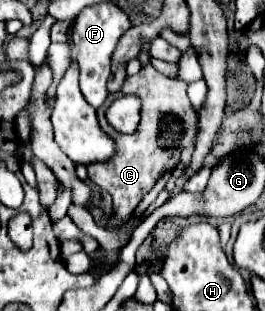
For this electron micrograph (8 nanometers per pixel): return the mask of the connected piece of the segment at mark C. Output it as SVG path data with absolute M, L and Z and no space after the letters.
M144 65L140 69L138 75L128 77L124 87L122 87L122 95L136 95L142 101L142 109L140 109L140 123L136 127L136 131L132 135L124 135L118 133L116 129L112 129L106 121L106 107L120 97L118 95L110 95L108 101L98 109L98 119L102 129L114 137L116 141L116 155L106 163L106 167L88 167L88 177L92 183L100 185L104 191L108 191L112 195L114 201L114 215L108 223L108 227L120 225L126 219L132 217L132 211L136 209L136 205L142 201L142 197L154 187L154 183L164 175L164 173L172 173L178 163L180 163L180 149L164 149L160 147L160 125L162 121L166 121L166 117L176 117L182 127L186 137L182 139L182 149L192 145L196 139L196 129L198 129L198 113L194 111L188 93L186 93L186 81L180 79L170 79L166 75L160 75L152 65Z

